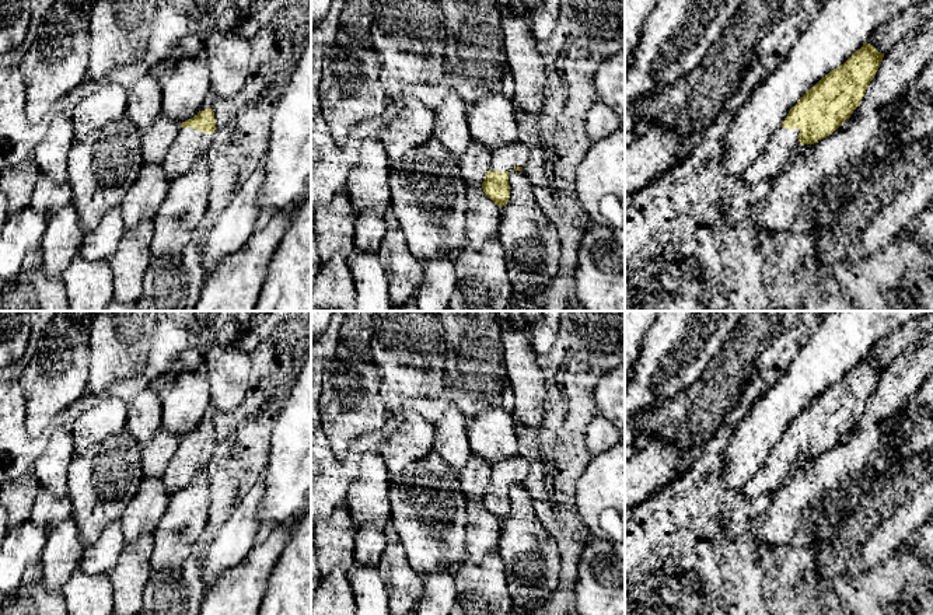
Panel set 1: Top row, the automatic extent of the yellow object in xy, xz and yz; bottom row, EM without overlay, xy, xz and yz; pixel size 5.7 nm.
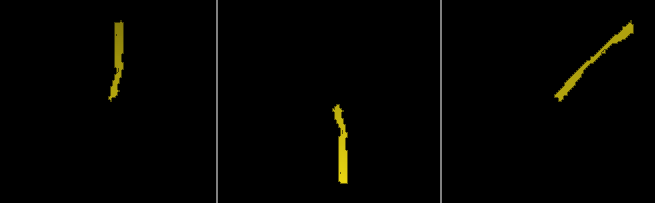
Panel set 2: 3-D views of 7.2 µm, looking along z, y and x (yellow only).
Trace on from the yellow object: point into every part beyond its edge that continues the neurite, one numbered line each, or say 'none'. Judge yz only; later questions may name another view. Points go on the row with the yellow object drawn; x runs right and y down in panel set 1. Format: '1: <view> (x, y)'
1: yz (782, 146)

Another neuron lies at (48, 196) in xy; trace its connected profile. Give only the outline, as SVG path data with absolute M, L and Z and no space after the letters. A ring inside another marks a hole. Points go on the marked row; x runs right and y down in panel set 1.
M41 175L32 192L29 206L49 219L62 207L69 206L71 196L69 182L56 184L50 178Z

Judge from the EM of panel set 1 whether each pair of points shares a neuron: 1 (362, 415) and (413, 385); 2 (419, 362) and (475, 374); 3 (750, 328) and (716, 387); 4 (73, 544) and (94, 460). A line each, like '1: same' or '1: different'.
1: different
2: different
3: same
4: different

